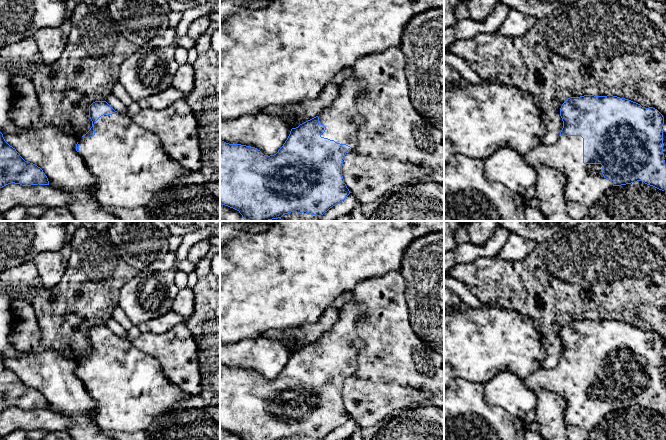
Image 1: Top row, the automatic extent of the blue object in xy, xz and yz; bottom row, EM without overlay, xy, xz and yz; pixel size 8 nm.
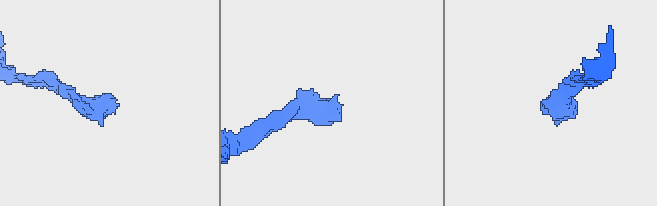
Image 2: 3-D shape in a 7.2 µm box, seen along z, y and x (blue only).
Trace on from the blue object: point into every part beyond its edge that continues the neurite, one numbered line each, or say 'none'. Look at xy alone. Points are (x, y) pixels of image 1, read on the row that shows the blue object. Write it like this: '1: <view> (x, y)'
1: xy (130, 164)

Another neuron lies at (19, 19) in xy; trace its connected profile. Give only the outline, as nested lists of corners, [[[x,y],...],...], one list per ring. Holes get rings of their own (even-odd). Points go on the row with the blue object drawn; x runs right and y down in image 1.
[[[0,0],[0,49],[31,38],[42,28],[68,25],[74,5],[70,0]]]

